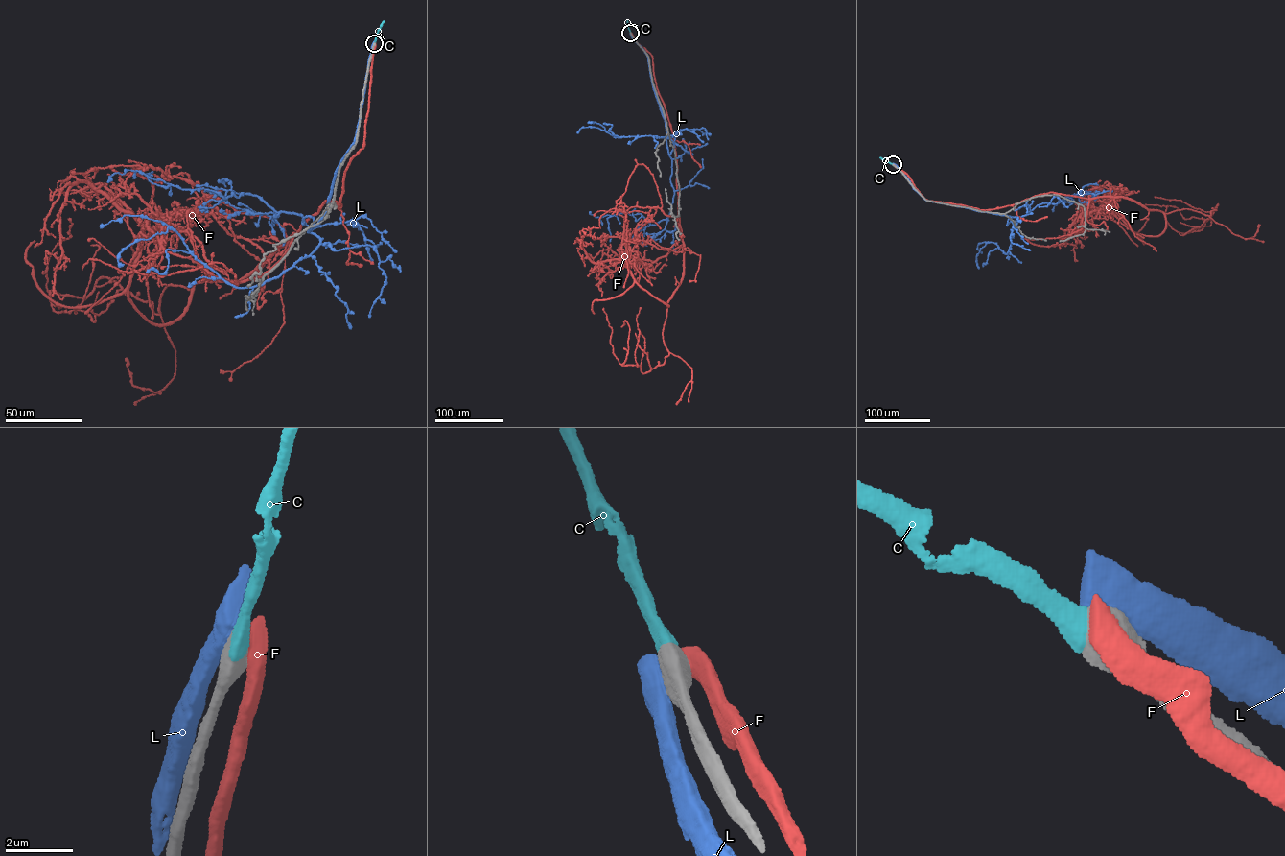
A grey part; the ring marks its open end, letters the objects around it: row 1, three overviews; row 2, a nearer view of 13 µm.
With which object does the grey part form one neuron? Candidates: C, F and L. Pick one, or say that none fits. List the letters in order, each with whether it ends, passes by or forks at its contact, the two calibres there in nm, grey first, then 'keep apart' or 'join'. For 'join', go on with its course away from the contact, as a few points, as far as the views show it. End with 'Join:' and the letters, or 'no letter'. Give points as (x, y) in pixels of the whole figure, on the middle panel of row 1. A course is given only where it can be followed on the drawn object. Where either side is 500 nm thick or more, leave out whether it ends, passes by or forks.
C: calibres 850 and 600 nm; join
F: calibres 1000 and 750 nm; keep apart
L: calibres 950 and 750 nm; keep apart
Join: C

